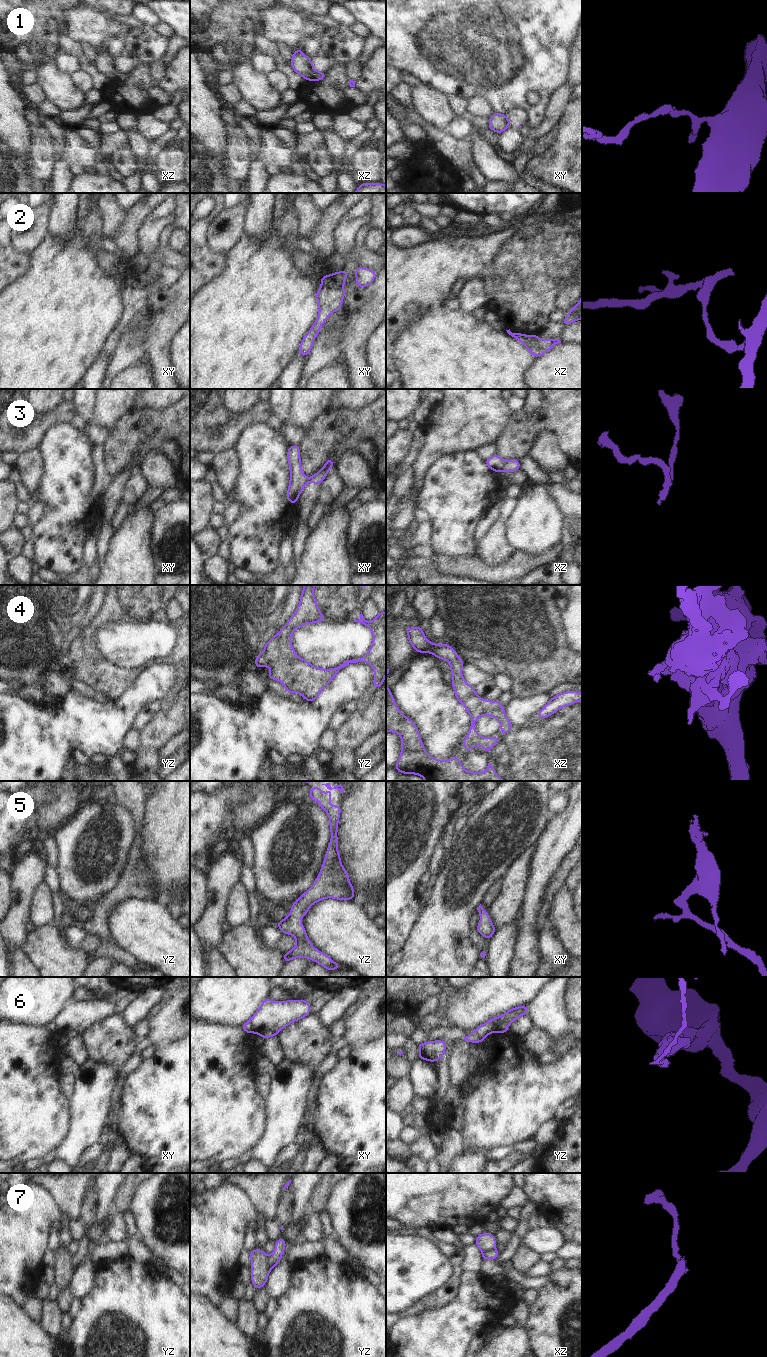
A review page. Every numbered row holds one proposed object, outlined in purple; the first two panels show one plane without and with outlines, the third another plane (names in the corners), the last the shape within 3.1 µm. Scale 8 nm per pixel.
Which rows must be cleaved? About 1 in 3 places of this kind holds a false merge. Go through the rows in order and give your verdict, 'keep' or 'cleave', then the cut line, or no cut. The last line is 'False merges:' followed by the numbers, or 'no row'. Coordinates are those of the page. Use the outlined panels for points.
1: keep | no cut
2: cleave | xy (321, 284), (327, 287), (342, 289)
3: cleave | xz (505, 462), (503, 470)
4: keep | no cut
5: keep | no cut
6: cleave | yz (487, 1022), (493, 1026), (495, 1031)
7: cleave | xz (495, 1249), (486, 1249), (482, 1252)
False merges: 2, 3, 6, 7

